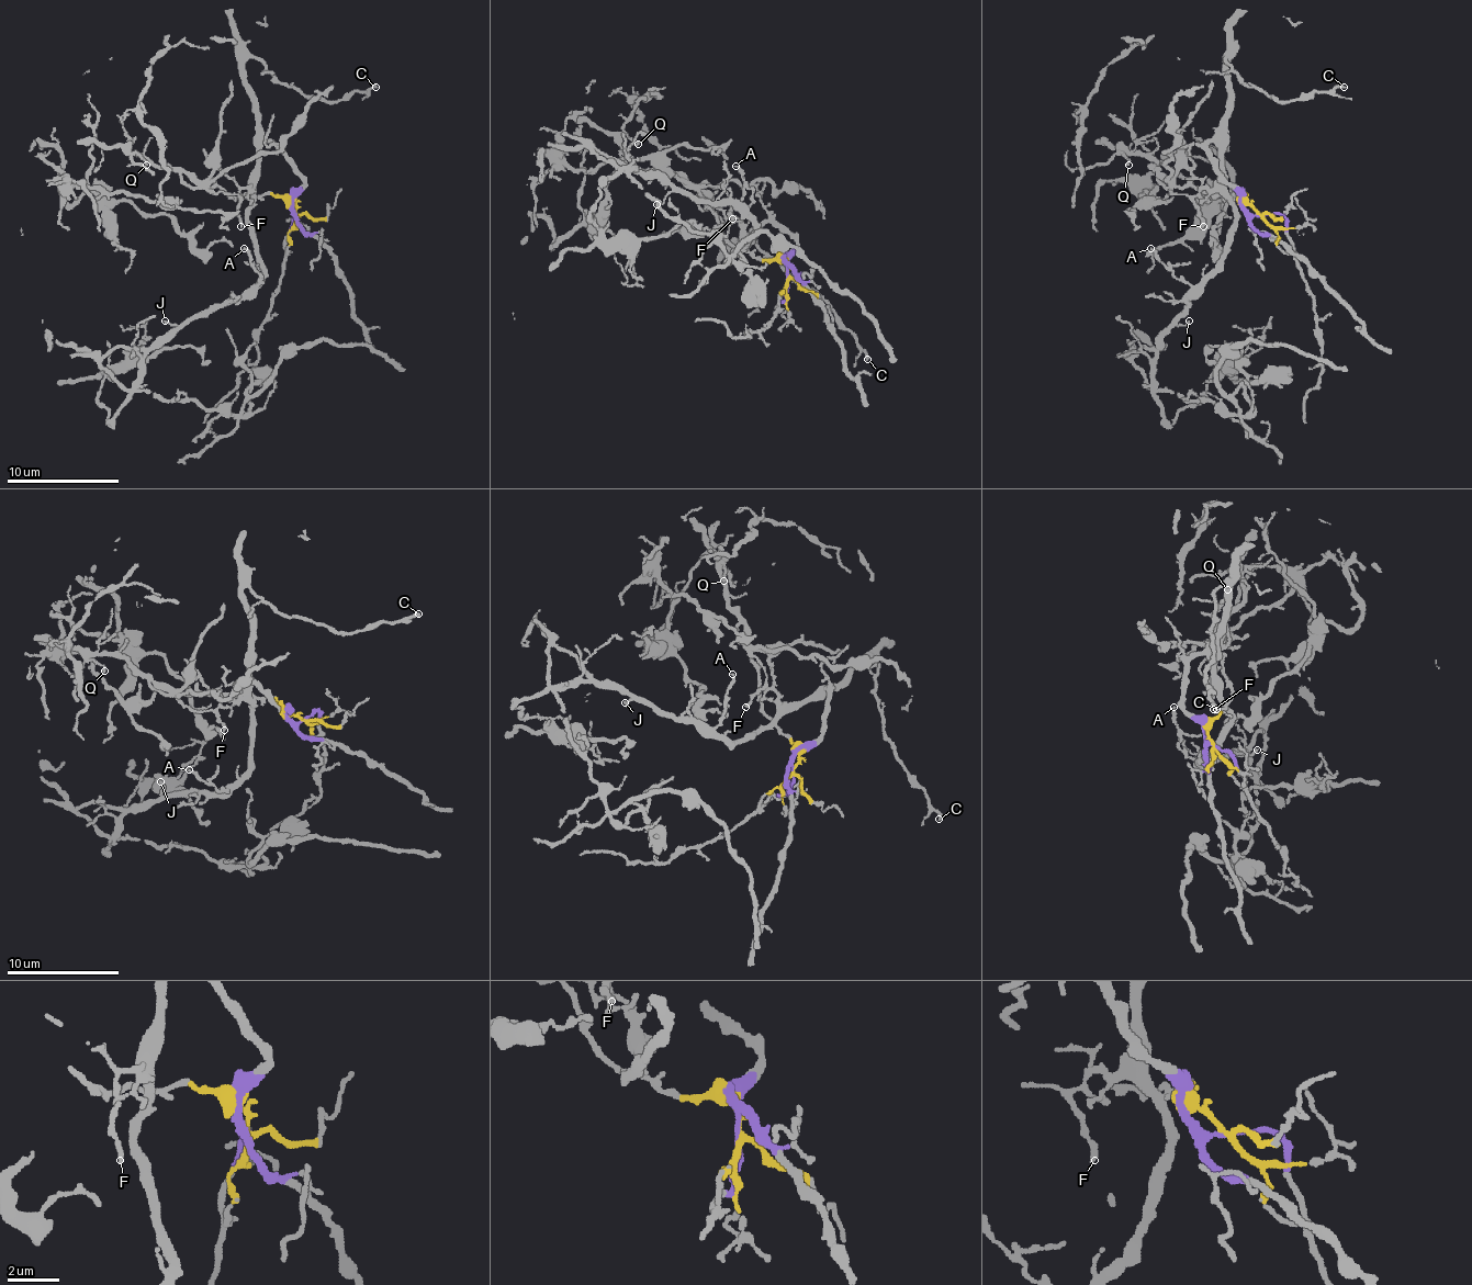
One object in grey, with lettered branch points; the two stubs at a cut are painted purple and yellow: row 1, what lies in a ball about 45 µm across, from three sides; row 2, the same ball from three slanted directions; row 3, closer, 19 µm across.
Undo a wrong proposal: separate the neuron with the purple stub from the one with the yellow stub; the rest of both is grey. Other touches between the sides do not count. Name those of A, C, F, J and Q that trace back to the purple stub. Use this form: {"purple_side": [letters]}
{"purple_side": ["A", "C", "J"]}

